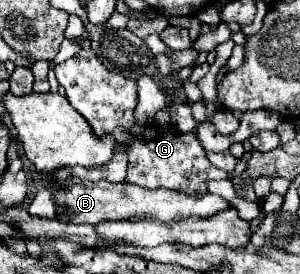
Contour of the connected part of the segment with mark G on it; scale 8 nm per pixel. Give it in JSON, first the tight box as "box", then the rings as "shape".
{"box":[55,50,229,196],"shape":[[[79,50],[69,60],[57,64],[55,74],[59,84],[63,84],[67,90],[67,100],[91,124],[95,136],[113,134],[115,152],[127,146],[129,164],[123,182],[143,188],[169,188],[189,196],[203,196],[209,180],[229,178],[227,172],[209,164],[195,132],[179,132],[175,126],[161,128],[157,124],[139,126],[133,116],[139,102],[137,80],[111,72],[91,50]]]}

